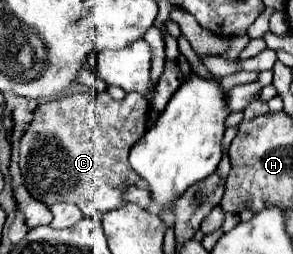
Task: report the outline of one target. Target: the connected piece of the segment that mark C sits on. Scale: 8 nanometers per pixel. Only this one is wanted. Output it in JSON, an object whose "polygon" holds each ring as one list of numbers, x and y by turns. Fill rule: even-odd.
{"polygon":[[82,91,56,97,38,107,30,129,20,141,20,171,28,193,46,205,60,201,72,203,84,217,100,219,104,213,118,209,122,205,122,191,140,181,128,165,128,151,146,133,148,113,150,103,140,93,126,93,122,101,114,101,108,93,96,95,94,91]]}

